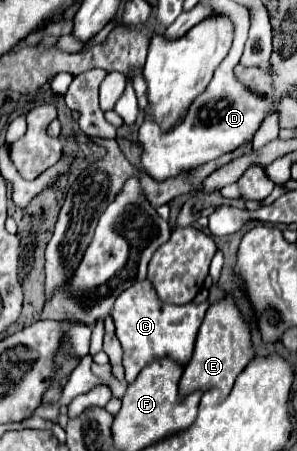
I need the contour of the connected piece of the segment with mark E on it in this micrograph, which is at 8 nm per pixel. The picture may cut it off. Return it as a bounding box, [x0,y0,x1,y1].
[179,299,253,399]

